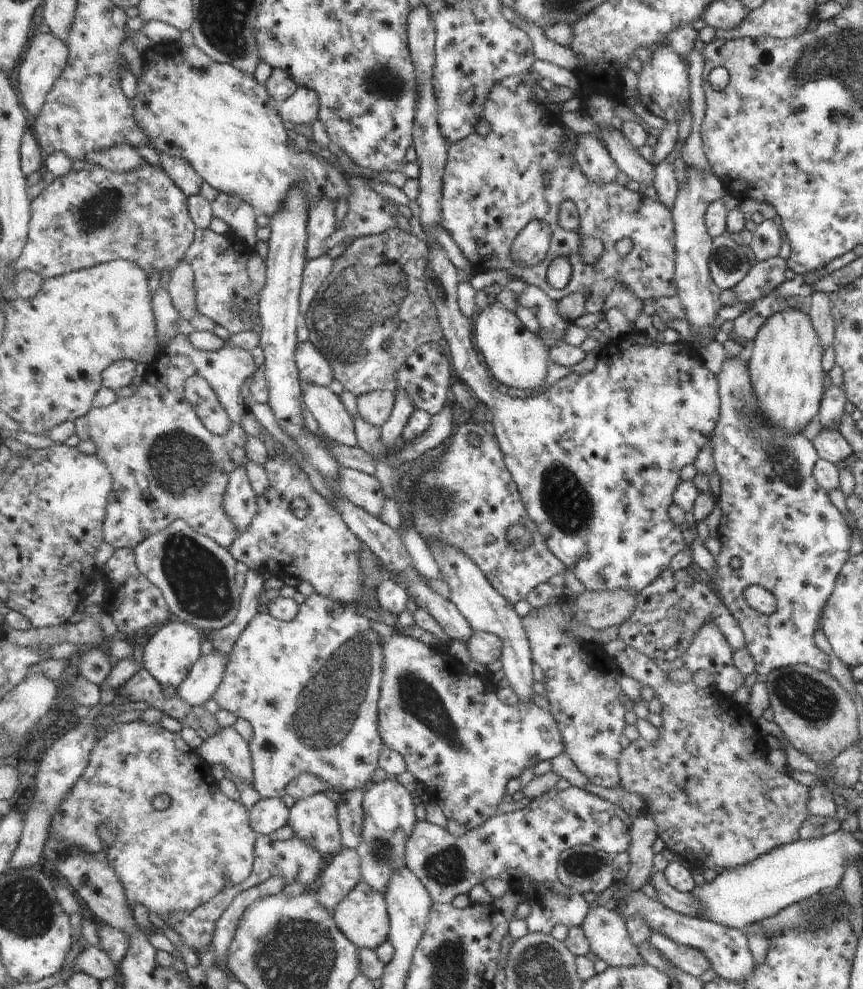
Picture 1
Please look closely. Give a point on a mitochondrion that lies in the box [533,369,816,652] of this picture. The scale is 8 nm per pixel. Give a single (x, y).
(563, 498)

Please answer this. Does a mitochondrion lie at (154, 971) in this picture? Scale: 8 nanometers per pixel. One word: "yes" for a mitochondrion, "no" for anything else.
no

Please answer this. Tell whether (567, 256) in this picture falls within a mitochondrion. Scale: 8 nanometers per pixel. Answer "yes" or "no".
no

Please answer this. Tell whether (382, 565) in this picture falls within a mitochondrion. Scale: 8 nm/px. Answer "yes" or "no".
no

